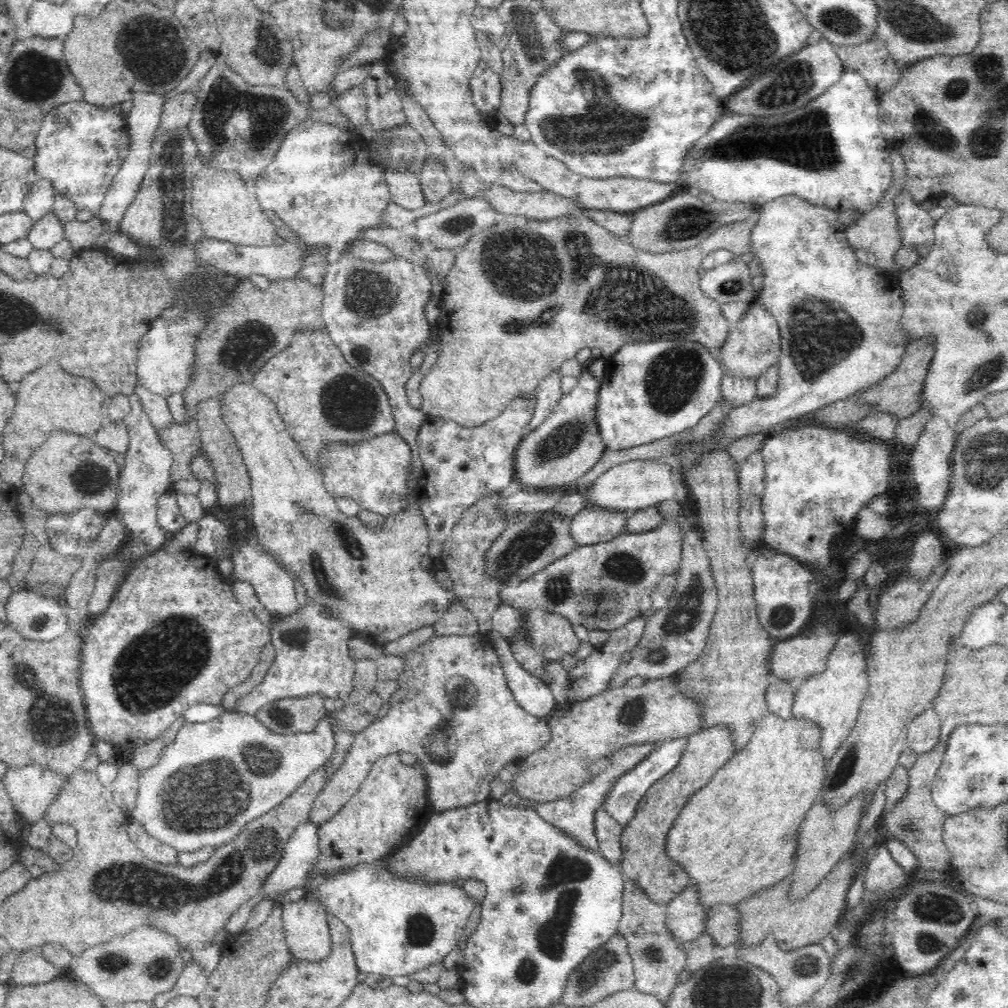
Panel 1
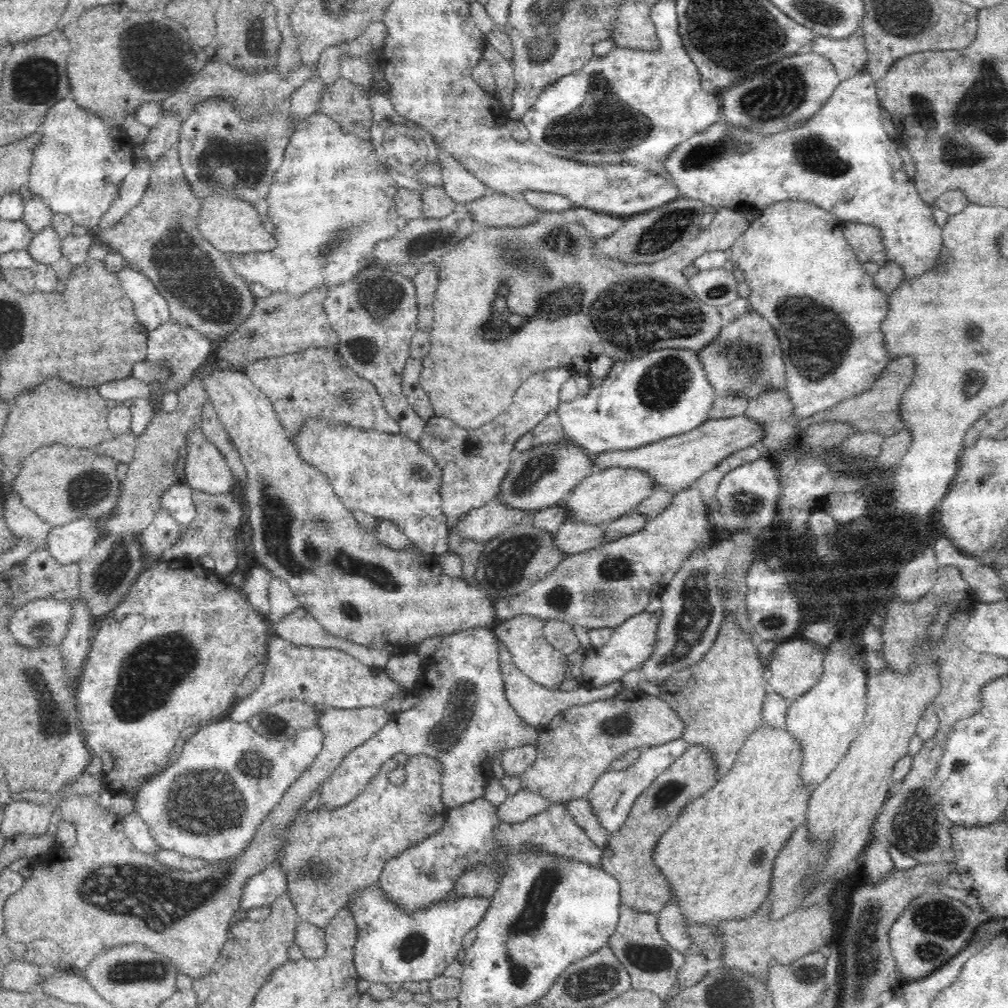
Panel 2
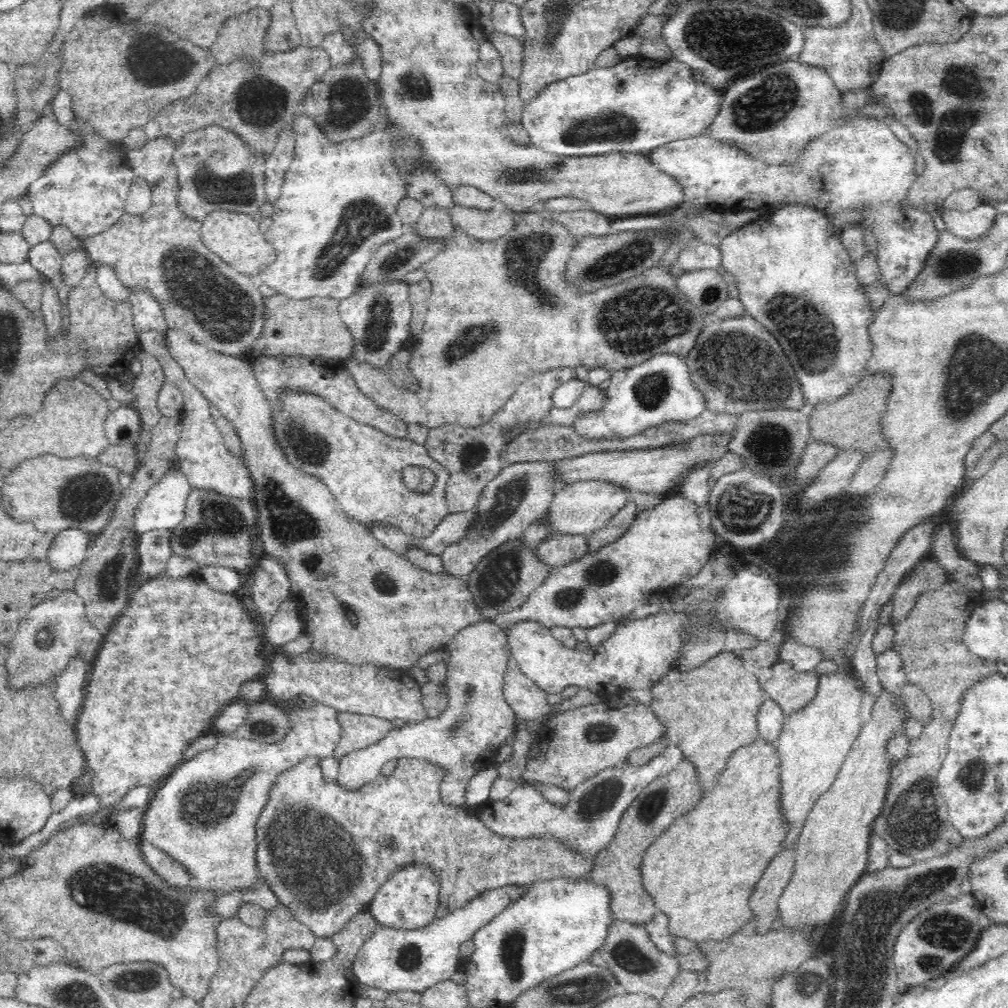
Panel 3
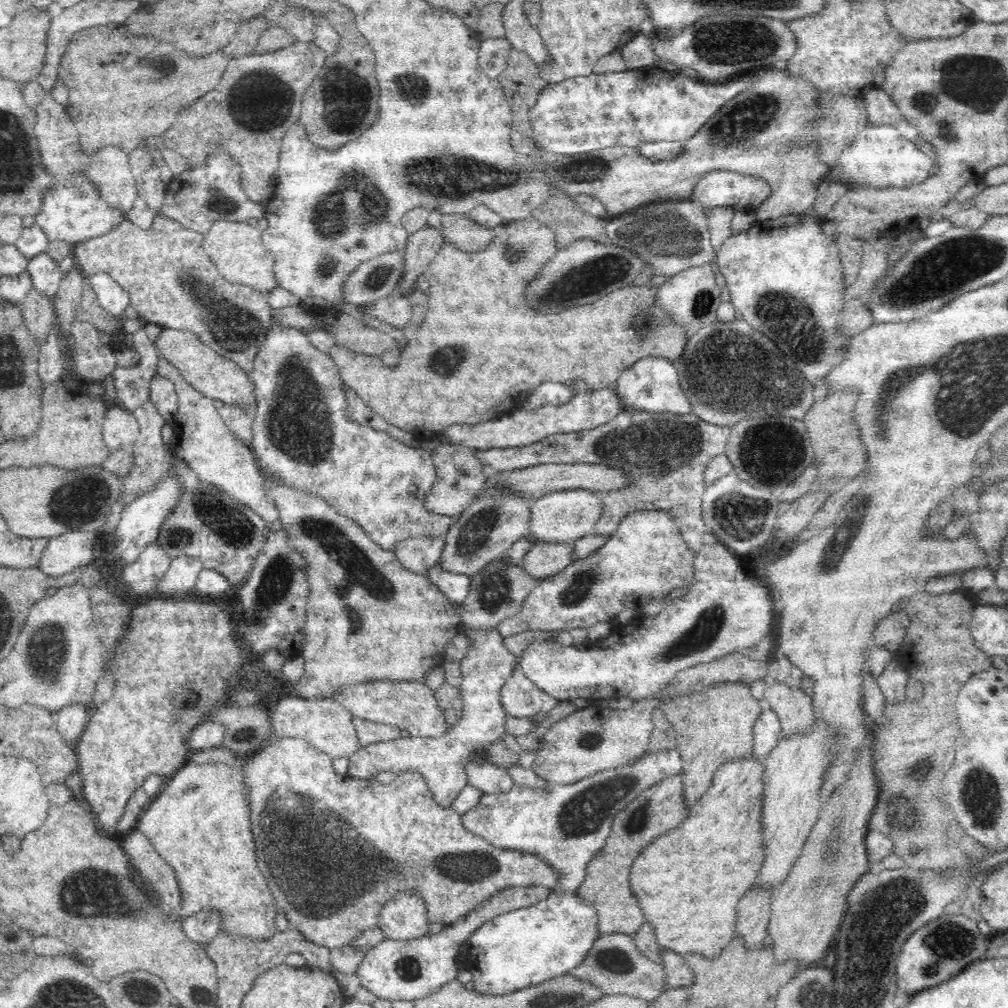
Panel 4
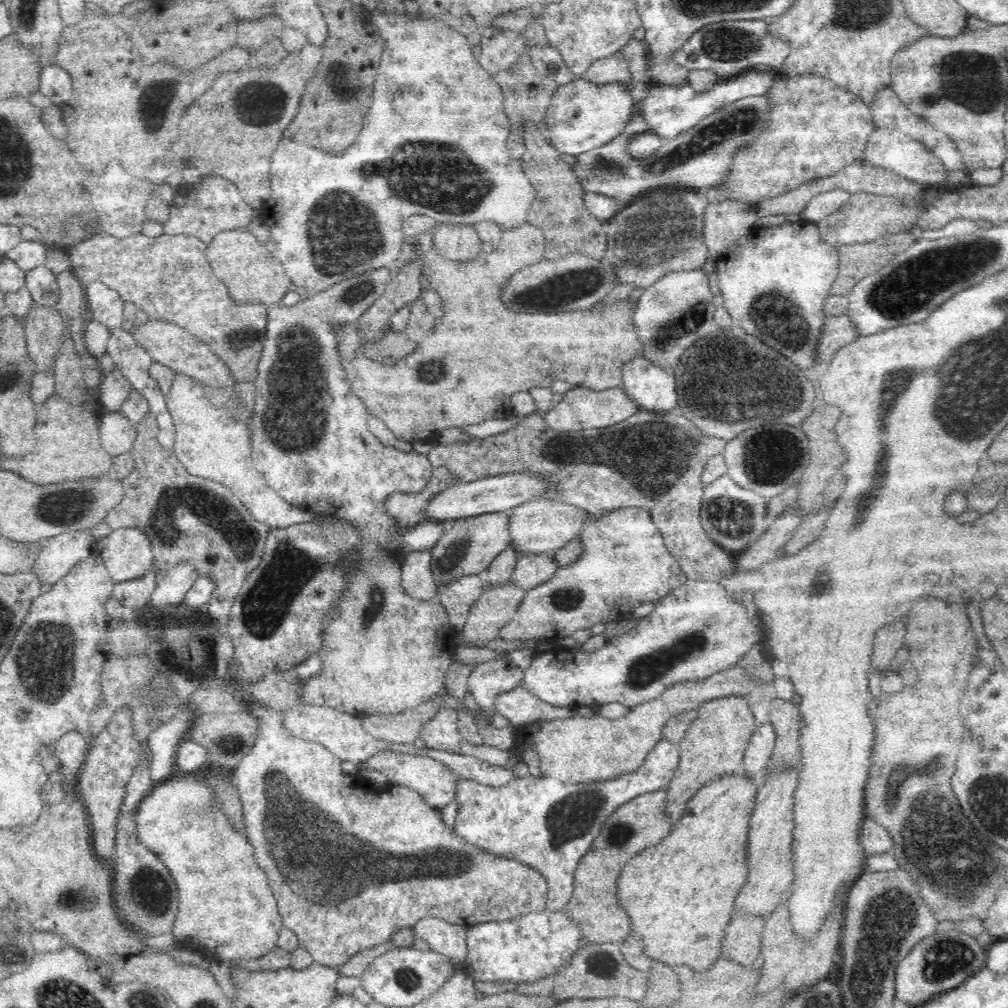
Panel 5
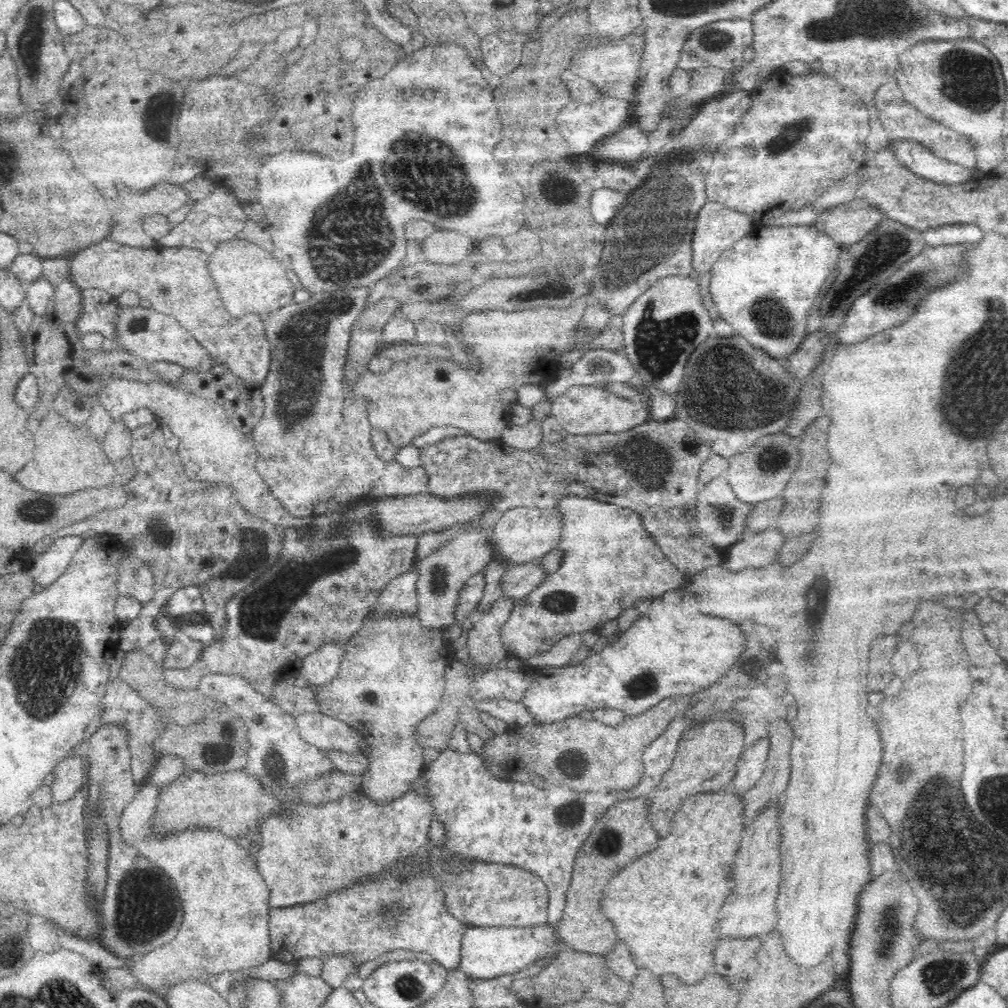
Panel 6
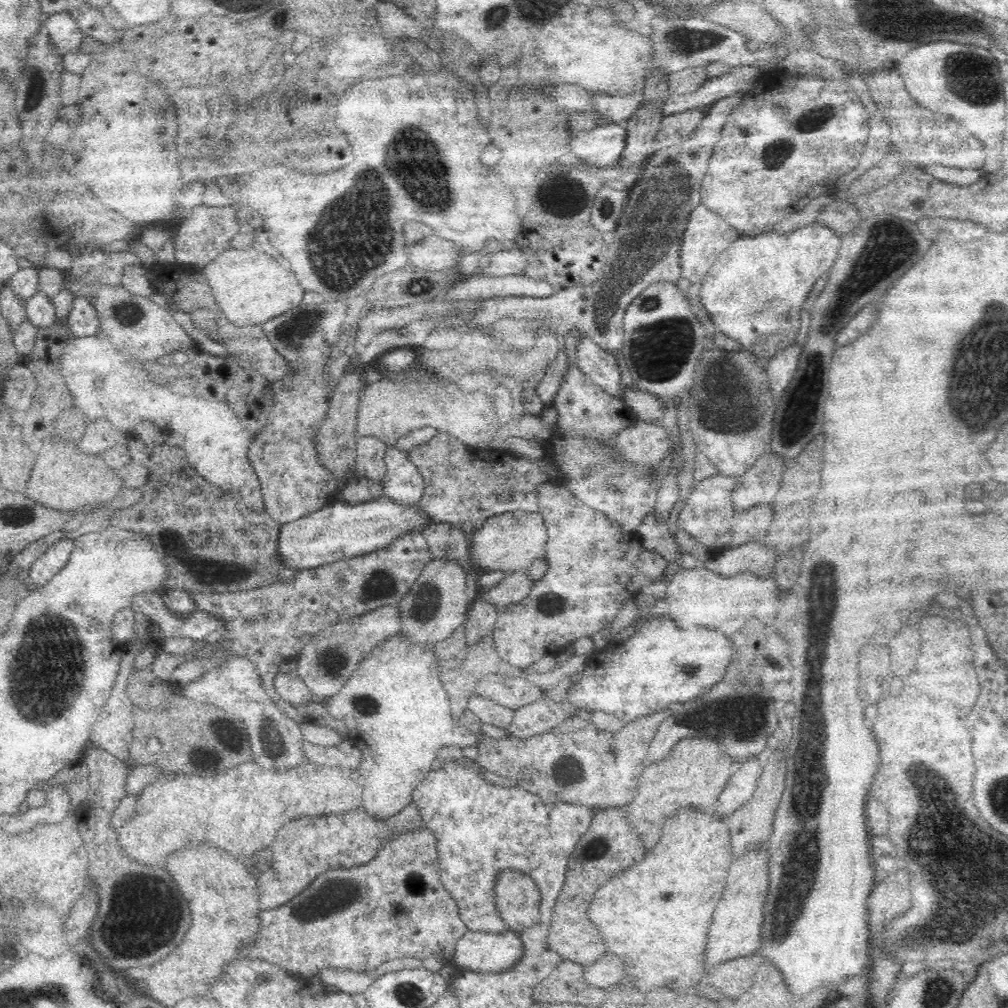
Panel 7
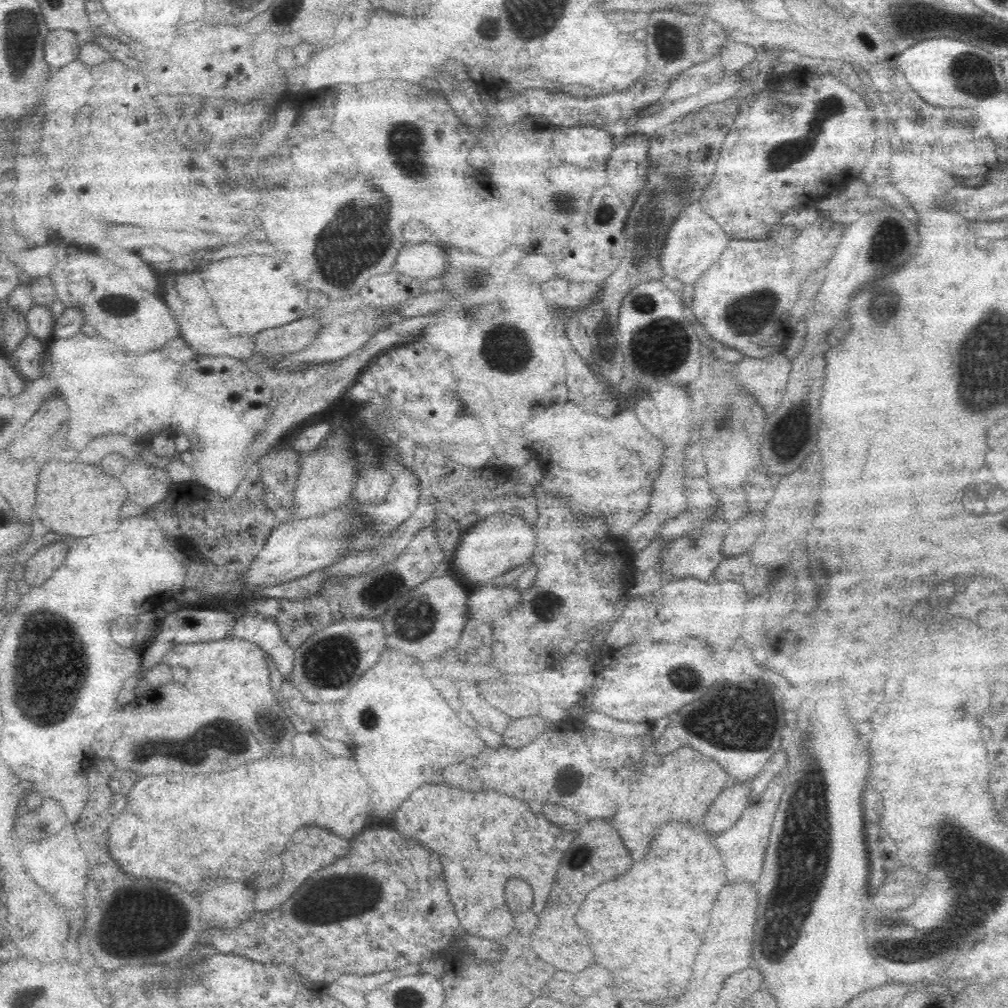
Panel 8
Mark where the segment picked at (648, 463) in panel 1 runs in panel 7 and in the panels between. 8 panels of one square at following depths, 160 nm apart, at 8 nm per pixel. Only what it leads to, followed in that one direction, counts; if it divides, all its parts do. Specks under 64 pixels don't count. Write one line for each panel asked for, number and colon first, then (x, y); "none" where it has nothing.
2: (614, 492)
3: (582, 507)
4: (563, 516)
5: (540, 526)
6: (524, 534)
7: (514, 540)

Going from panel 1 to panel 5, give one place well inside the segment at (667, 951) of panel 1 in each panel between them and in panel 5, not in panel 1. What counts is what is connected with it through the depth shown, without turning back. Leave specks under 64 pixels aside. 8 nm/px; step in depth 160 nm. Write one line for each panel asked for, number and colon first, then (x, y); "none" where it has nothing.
2: (652, 964)
3: (628, 951)
4: (614, 964)
5: (594, 972)

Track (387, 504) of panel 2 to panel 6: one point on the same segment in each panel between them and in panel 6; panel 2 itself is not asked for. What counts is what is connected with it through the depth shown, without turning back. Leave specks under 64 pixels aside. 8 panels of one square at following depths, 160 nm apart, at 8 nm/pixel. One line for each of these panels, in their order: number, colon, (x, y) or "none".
3: (362, 466)
4: (302, 435)
5: (310, 440)
6: (313, 446)

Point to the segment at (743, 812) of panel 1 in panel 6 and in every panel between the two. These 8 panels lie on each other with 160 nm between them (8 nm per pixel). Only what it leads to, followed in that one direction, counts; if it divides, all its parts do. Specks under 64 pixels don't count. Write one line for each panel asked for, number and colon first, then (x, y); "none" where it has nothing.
2: (718, 857)
3: (719, 850)
4: (688, 882)
5: (679, 894)
6: (665, 905)

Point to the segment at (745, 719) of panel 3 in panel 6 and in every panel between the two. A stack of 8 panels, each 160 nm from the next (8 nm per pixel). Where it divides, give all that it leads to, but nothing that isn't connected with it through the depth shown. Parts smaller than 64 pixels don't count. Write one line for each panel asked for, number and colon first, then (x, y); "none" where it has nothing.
4: (714, 726)
5: (714, 745)
6: (714, 745)

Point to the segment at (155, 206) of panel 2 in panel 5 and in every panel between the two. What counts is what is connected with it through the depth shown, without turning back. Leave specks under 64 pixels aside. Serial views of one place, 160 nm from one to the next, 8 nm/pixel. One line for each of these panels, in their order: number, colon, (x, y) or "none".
3: (161, 251)
4: (171, 282)
5: (168, 278)

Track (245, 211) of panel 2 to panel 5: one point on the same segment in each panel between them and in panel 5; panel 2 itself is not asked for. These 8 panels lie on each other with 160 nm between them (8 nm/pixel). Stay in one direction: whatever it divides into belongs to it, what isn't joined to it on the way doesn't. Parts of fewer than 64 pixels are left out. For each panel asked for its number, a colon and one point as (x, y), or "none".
3: (236, 238)
4: (236, 247)
5: (252, 275)

